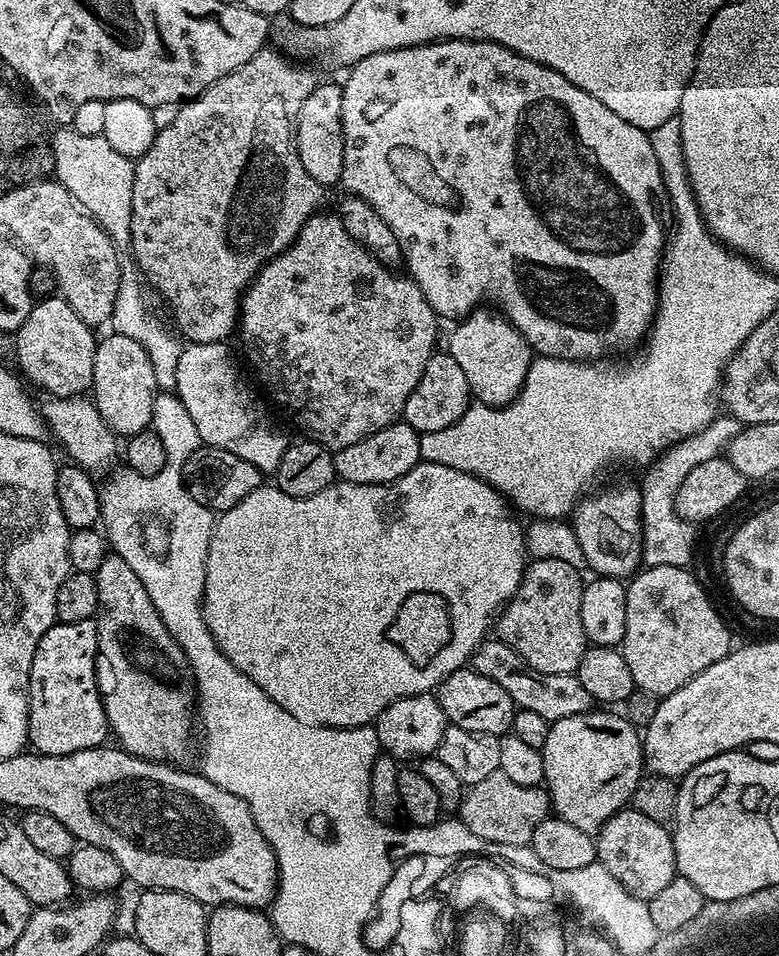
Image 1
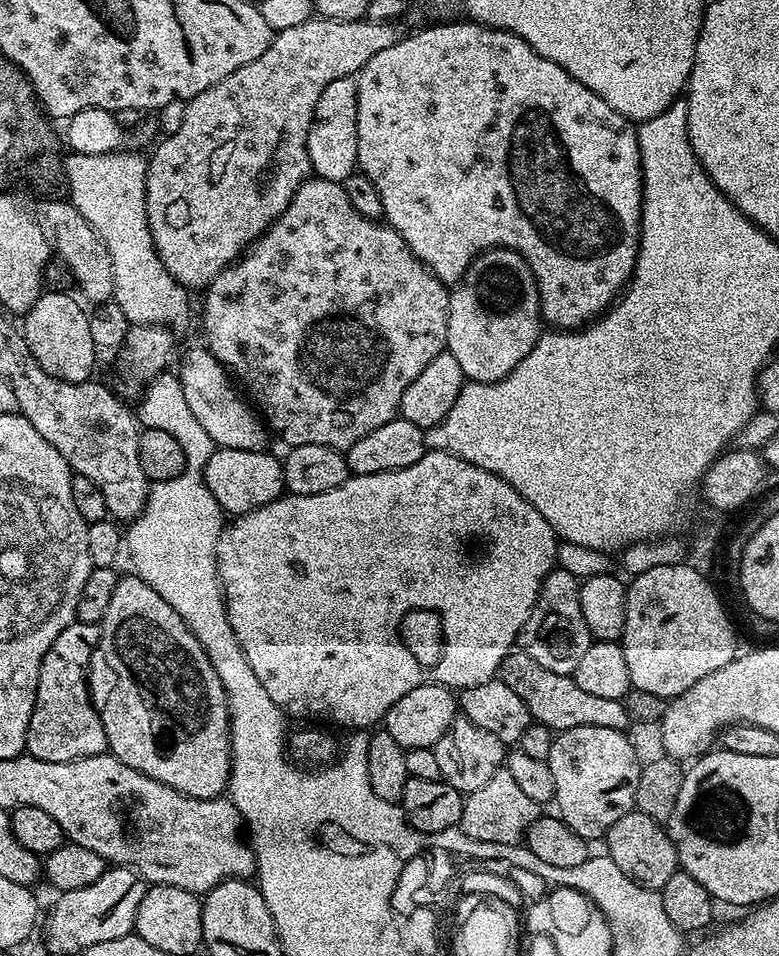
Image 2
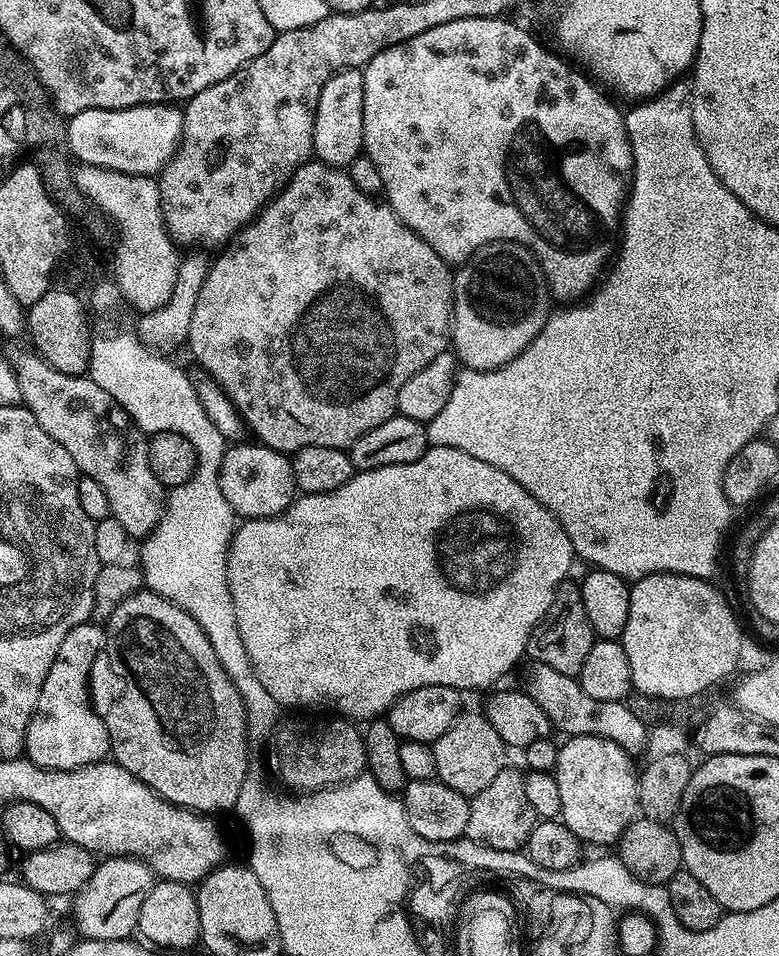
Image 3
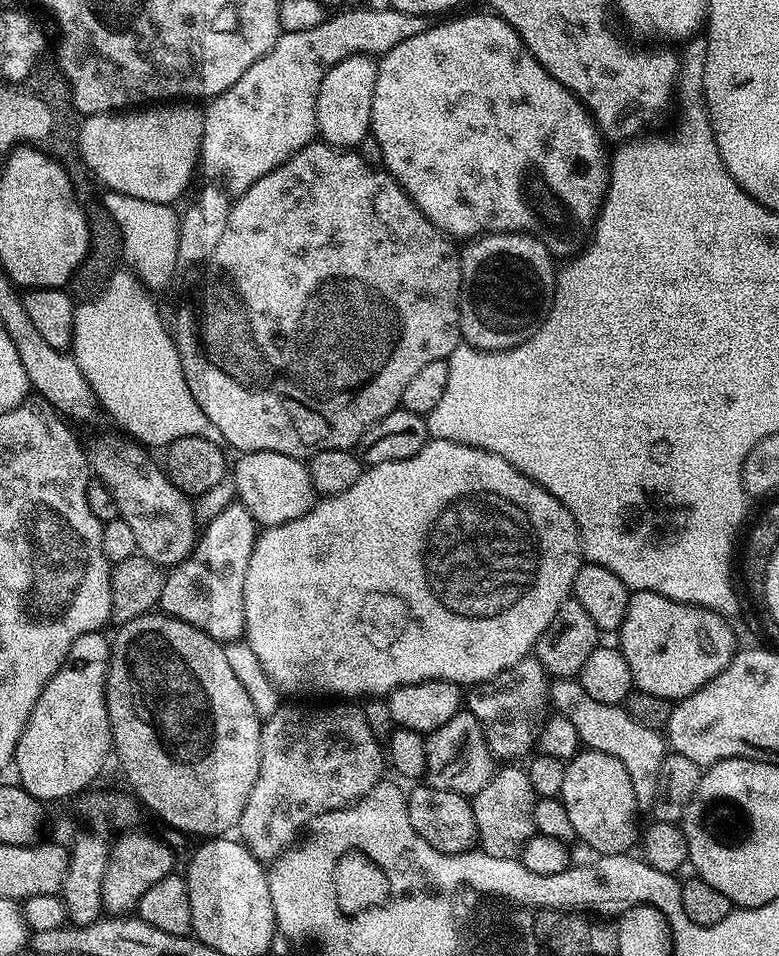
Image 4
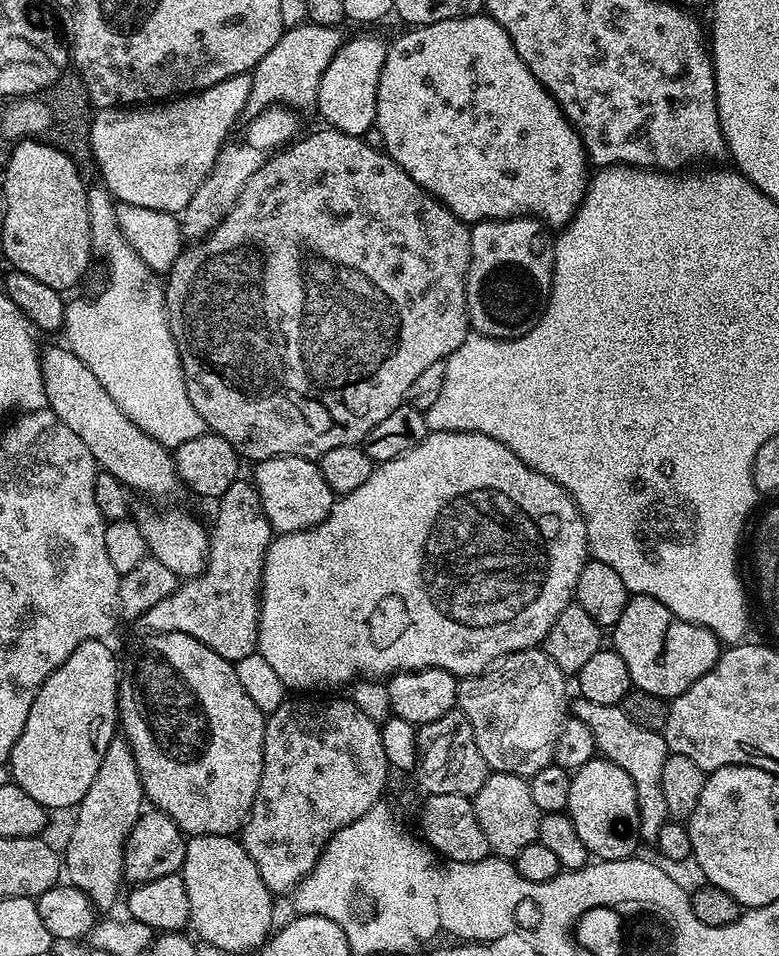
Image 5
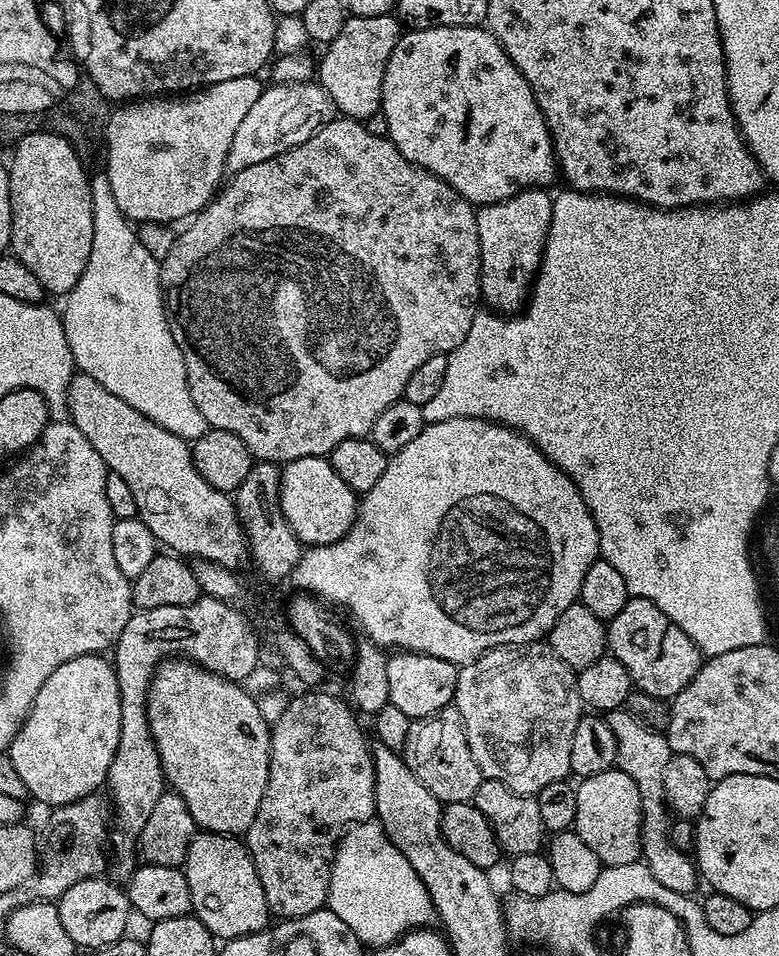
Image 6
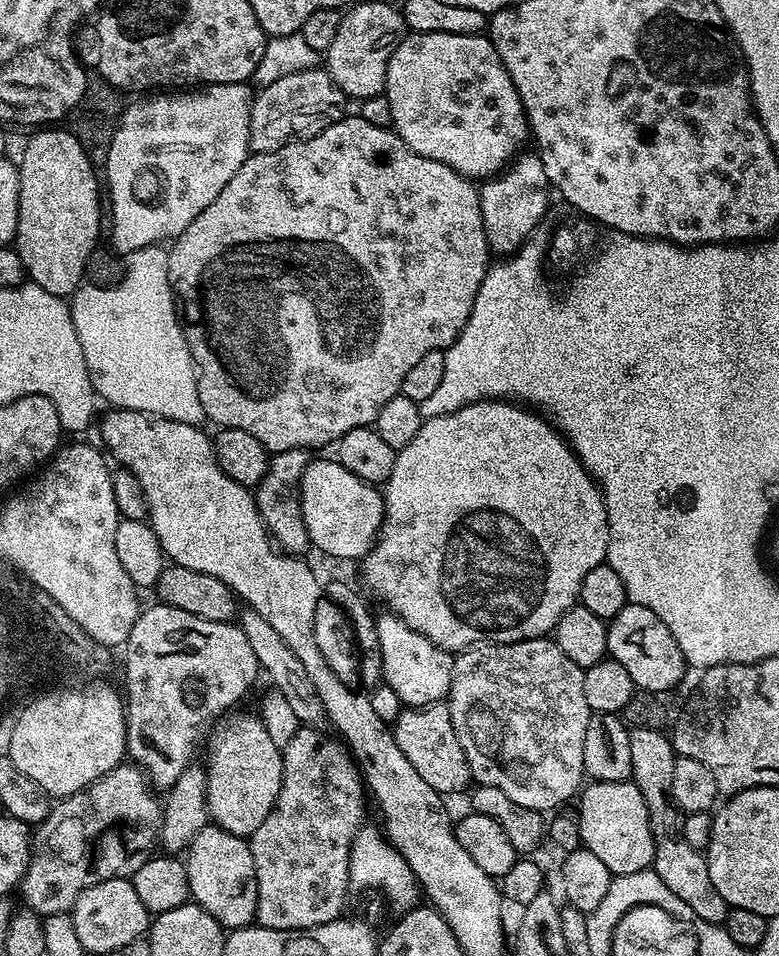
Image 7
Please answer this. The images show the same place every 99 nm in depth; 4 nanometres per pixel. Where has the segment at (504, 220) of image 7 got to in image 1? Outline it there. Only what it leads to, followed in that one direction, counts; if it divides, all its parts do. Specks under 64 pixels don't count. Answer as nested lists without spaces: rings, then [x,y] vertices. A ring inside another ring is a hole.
[[[496,310],[484,311],[472,312],[453,327],[456,329],[446,344],[446,350],[454,362],[462,366],[469,393],[479,403],[489,404],[492,408],[504,408],[522,390],[534,353],[526,338],[508,321],[507,316]]]

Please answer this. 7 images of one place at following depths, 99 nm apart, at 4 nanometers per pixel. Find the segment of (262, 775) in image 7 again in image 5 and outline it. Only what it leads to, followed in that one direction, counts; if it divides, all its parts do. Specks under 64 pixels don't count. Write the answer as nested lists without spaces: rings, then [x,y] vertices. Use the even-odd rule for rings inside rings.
[[[154,632],[145,637],[145,640],[129,654],[128,661],[125,664],[123,661],[122,679],[119,681],[116,694],[116,707],[118,709],[118,728],[127,738],[130,750],[136,759],[147,803],[153,809],[165,812],[180,827],[181,832],[189,837],[232,836],[239,833],[254,806],[254,798],[258,794],[258,782],[262,778],[265,713],[260,712],[254,700],[242,688],[235,663],[222,658],[222,654],[214,654],[214,650],[210,650],[210,646],[198,642],[198,638],[192,638],[190,634],[181,632]]]

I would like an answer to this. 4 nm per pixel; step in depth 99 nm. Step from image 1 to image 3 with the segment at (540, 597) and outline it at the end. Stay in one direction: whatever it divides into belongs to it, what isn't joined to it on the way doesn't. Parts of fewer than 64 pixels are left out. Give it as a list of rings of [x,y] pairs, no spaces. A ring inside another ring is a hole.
[[[565,582],[556,591],[554,602],[550,602],[550,610],[546,610],[540,625],[532,631],[528,640],[527,655],[532,660],[558,670],[558,674],[579,677],[582,662],[586,662],[586,654],[590,654],[593,643],[594,633],[590,618],[586,618],[586,606],[582,606],[580,585],[576,582]]]

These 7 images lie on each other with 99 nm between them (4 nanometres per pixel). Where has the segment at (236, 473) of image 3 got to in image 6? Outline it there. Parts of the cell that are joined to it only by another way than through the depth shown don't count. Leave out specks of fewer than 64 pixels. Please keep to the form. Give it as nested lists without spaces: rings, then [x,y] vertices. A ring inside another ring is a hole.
[[[311,456],[287,461],[280,468],[280,505],[290,530],[294,530],[301,545],[333,544],[352,529],[356,520],[358,493],[350,490],[350,486],[334,474],[331,459]]]

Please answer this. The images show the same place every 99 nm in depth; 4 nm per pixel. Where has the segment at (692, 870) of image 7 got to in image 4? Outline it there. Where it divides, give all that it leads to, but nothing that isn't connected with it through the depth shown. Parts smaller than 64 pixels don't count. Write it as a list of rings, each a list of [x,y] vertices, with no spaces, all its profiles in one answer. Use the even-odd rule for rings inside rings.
[[[576,678],[553,679],[548,685],[548,700],[551,707],[552,704],[556,707],[553,708],[555,715],[566,717],[574,730],[578,730],[578,738],[585,749],[610,754],[626,766],[626,774],[630,774],[634,786],[637,809],[651,809],[658,790],[658,770],[666,755],[665,737],[657,729],[635,721],[624,706],[590,698]]]

